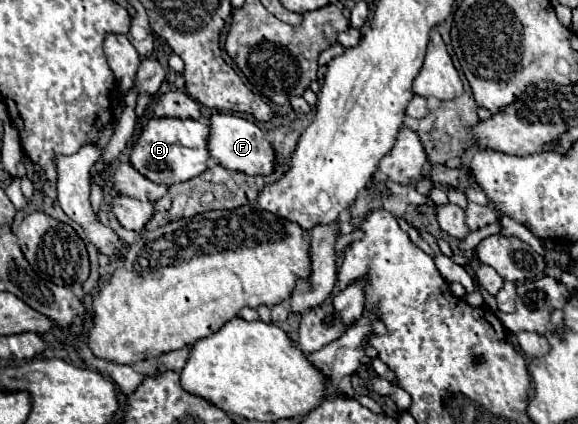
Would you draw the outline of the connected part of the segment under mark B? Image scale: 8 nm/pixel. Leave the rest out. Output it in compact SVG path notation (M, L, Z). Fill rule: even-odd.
M153 117L131 153L131 165L135 165L135 169L139 169L139 173L143 173L145 177L151 177L151 181L159 181L163 185L187 181L207 169L209 159L207 141L209 125L203 121Z

